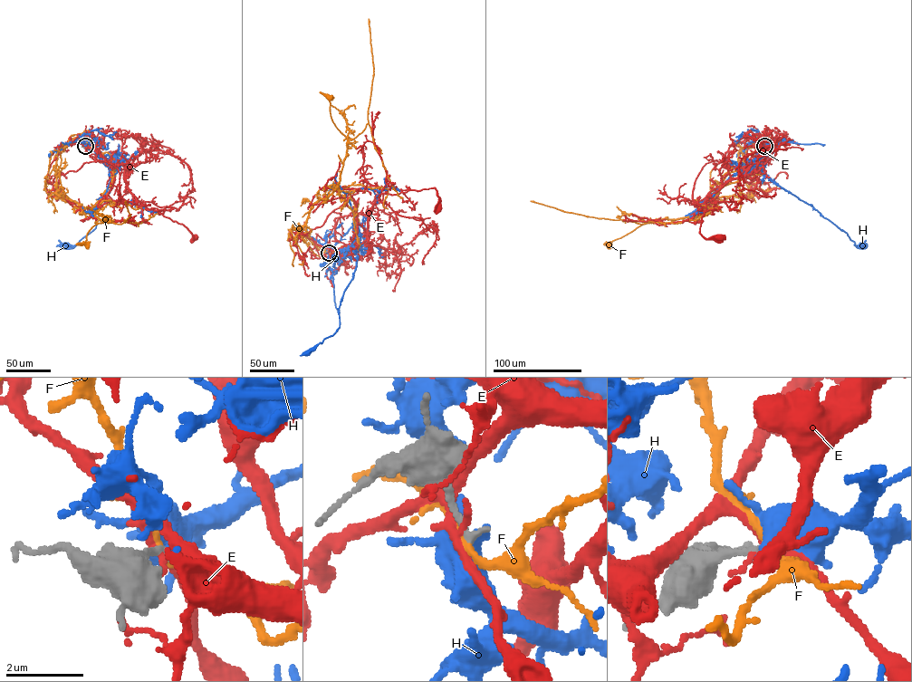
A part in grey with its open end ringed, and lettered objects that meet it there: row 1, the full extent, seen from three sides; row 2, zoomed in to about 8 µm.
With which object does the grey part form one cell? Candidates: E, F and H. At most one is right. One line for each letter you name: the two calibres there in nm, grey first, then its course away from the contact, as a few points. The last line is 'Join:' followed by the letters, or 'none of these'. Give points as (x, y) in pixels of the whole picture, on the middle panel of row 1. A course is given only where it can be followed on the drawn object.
Join: none of these

